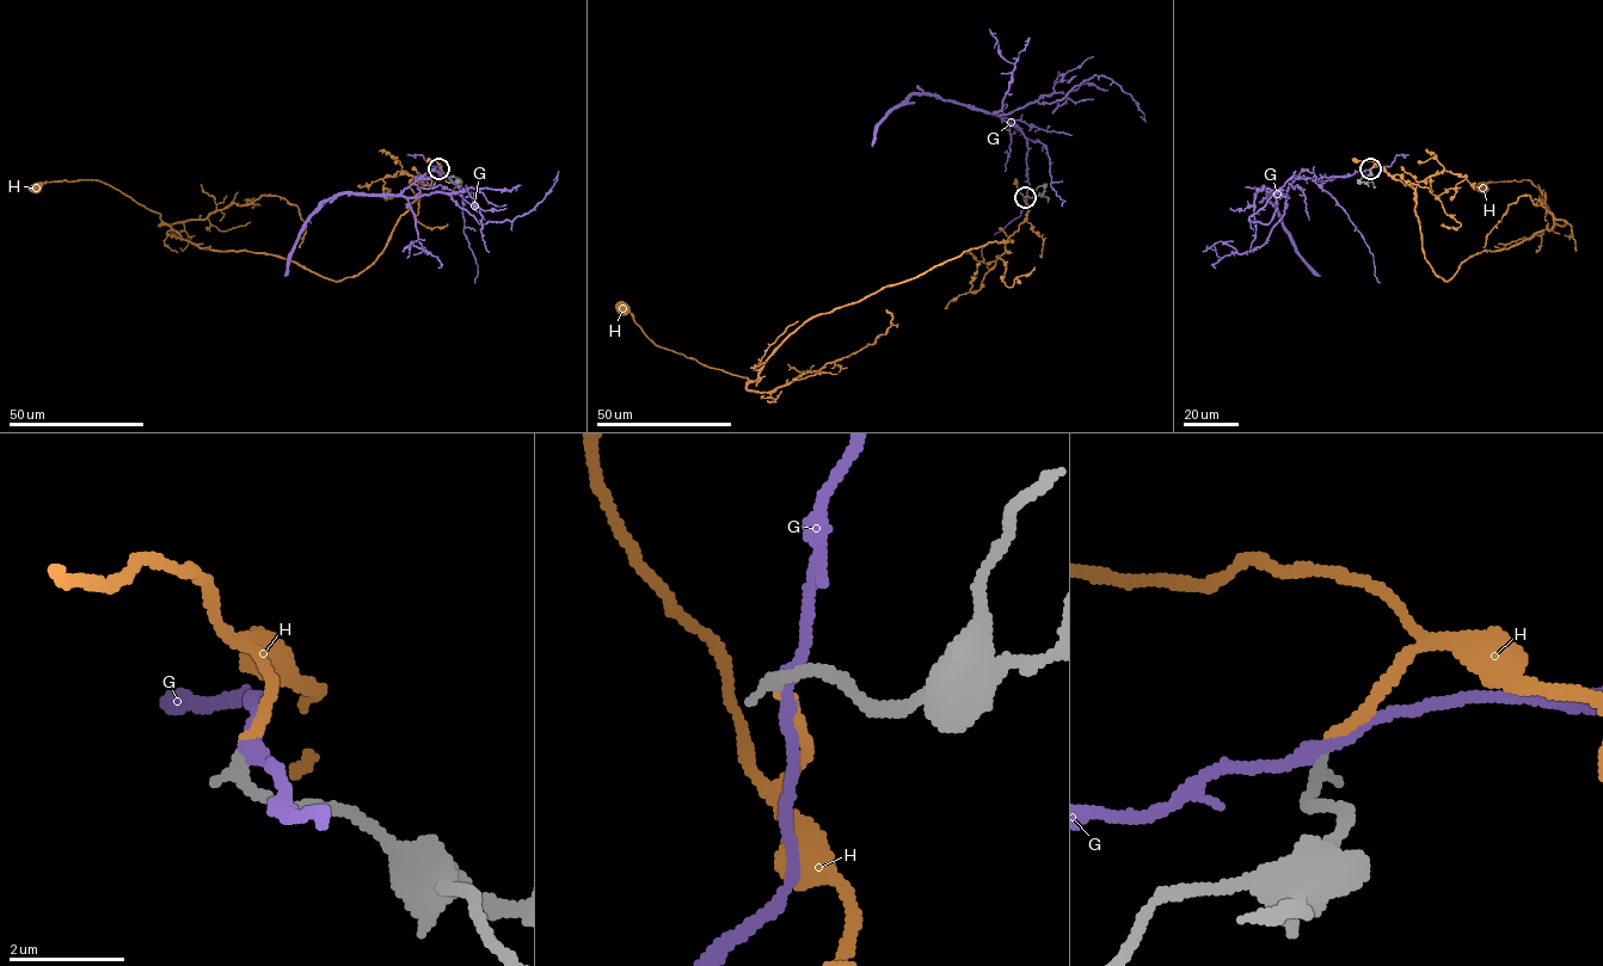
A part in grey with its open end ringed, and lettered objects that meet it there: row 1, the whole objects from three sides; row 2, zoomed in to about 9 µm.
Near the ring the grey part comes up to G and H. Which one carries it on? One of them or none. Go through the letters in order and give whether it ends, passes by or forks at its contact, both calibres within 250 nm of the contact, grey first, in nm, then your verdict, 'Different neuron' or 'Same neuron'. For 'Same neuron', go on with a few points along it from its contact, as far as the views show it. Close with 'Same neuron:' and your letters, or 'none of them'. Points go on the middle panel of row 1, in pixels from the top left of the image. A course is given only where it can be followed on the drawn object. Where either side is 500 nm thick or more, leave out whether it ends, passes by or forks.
G: It passes by. Thickness 280 nm (grey) against 220 nm. Different neuron
H: It ends there. Thickness 260 nm (grey) against 200 nm. Same neuron. Its course: (1025, 196), (1029, 213), (1007, 240), (964, 250), (809, 319), (755, 380), (656, 345), (621, 308)
Same neuron: H

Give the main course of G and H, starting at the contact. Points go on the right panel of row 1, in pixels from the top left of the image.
G: (1370, 170), (1296, 178), (1288, 197), (1275, 195), (1277, 209), (1269, 223), (1248, 220), (1295, 171)
H: (1370, 168), (1414, 190), (1424, 258), (1444, 281), (1475, 253), (1554, 225), (1530, 180), (1481, 188)

